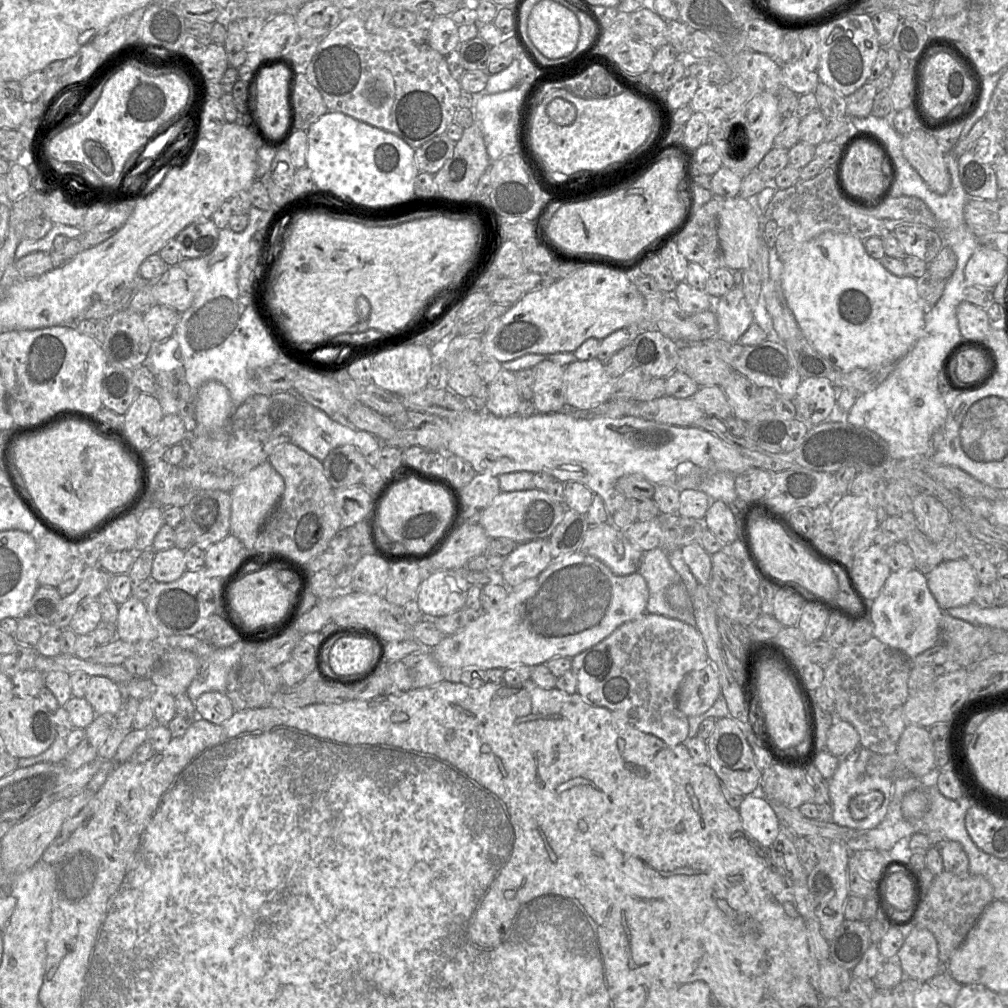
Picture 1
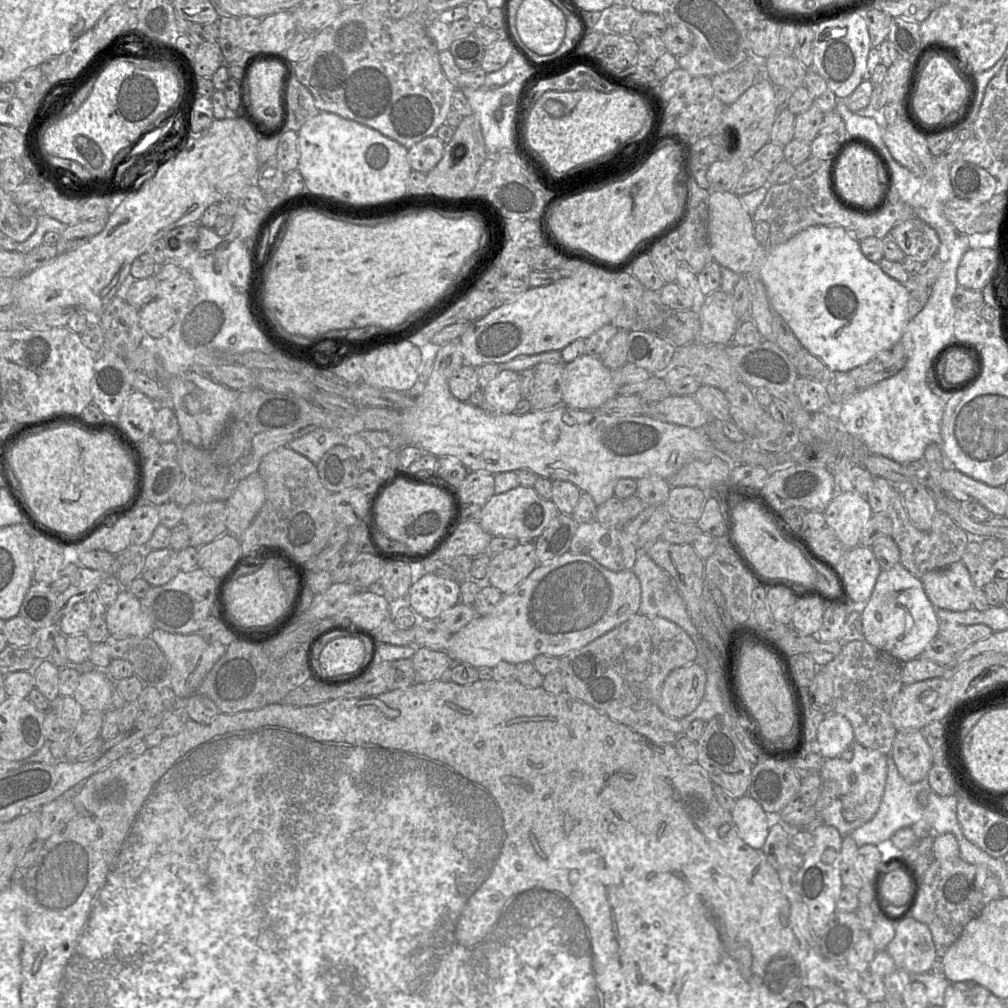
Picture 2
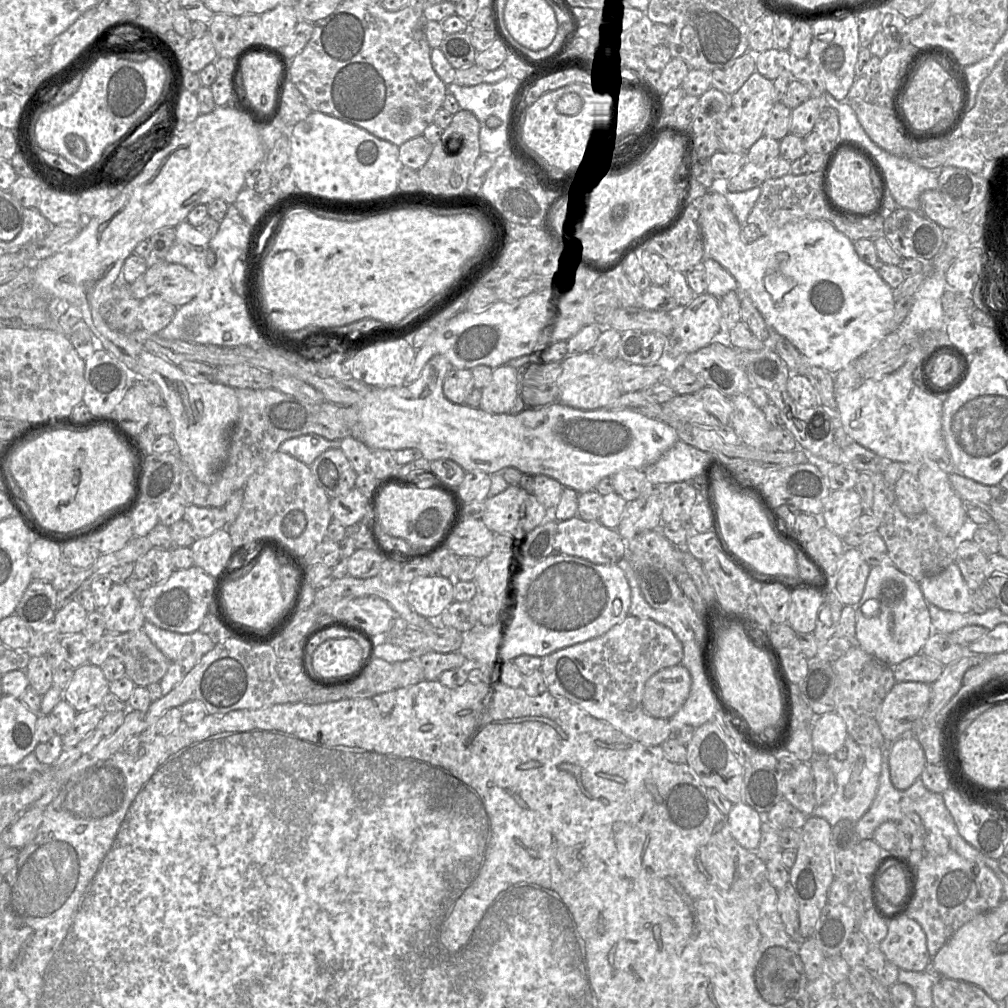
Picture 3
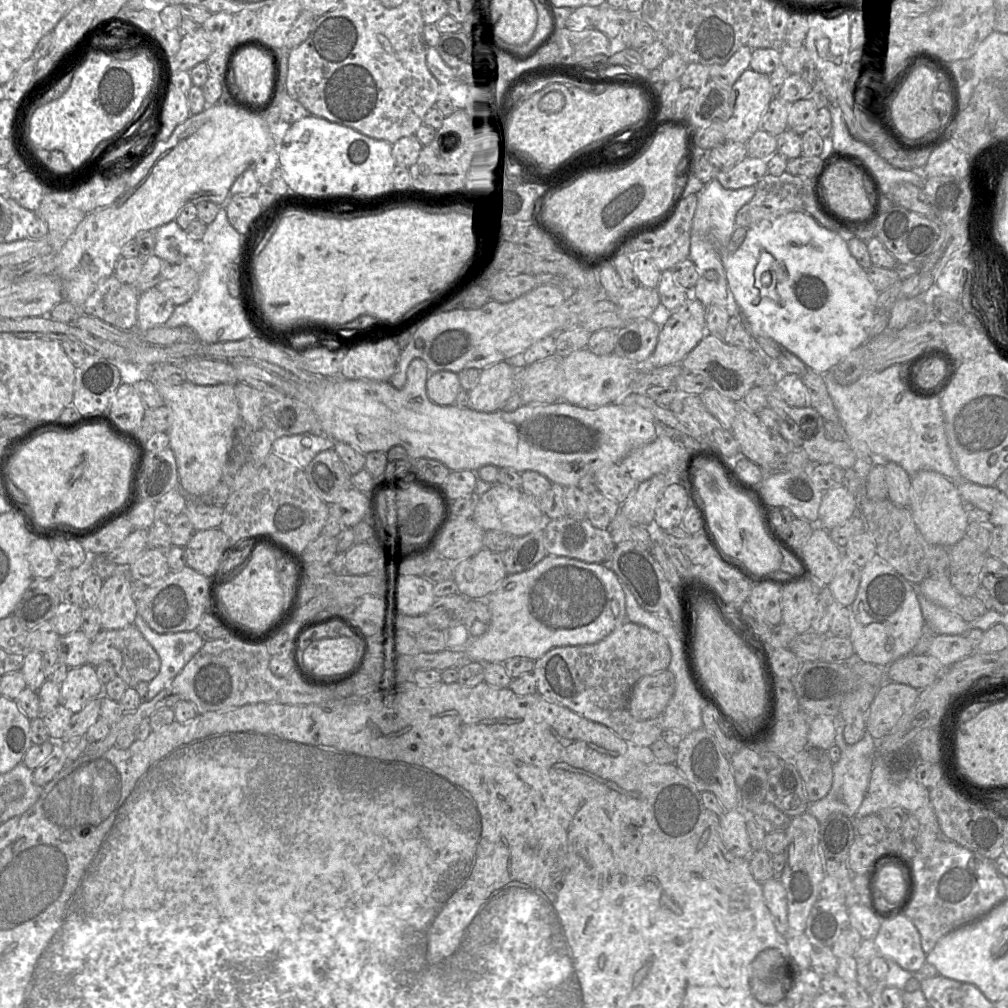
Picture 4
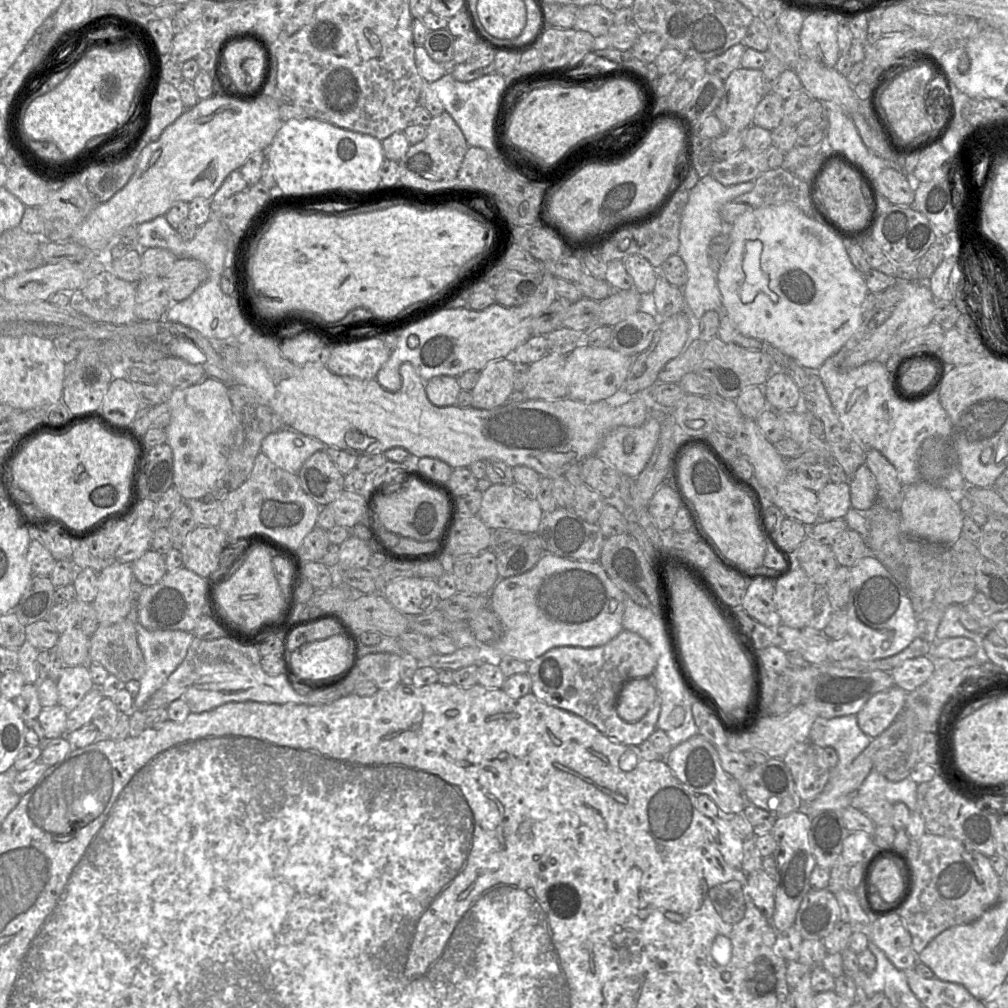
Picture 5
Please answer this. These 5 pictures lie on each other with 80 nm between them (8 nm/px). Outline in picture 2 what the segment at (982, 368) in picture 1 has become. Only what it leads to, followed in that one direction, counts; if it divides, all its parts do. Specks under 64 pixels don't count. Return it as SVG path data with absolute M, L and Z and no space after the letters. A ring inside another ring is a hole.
M952 351L940 363L940 378L948 384L963 384L972 380L978 372L977 358L969 352Z

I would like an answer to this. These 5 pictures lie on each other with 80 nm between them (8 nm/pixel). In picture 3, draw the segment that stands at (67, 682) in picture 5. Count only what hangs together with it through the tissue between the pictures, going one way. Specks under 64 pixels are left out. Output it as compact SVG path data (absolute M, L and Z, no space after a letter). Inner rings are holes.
M85 663L74 674L63 691L66 700L77 713L100 707L109 691L110 682L101 667Z

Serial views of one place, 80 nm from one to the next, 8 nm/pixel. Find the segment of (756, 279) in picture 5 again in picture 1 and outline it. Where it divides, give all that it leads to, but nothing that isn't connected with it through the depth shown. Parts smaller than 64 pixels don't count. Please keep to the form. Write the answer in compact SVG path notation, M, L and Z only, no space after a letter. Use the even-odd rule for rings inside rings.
M740 197L721 201L718 239L725 267L745 271L757 257L759 219L750 203ZM826 232L803 244L797 253L787 262L784 262L782 272L782 289L789 309L792 311L801 334L810 344L822 354L831 364L841 371L852 371L854 369L871 368L896 363L916 343L922 334L925 326L926 312L923 308L923 300L917 290L917 280L908 275L897 277L887 271L879 260L870 257L865 248L864 241L848 234Z

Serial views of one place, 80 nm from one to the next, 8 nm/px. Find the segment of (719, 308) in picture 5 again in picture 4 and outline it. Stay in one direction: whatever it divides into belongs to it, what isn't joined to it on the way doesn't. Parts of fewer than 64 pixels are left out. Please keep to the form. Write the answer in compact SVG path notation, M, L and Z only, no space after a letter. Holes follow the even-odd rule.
M717 179L704 184L697 194L698 203L692 221L689 259L693 261L698 272L698 279L691 291L691 296L705 307L709 305L732 306L733 295L729 288L726 272L720 259L719 248L727 247L736 228L736 214L755 195L756 186L730 190L723 187Z

